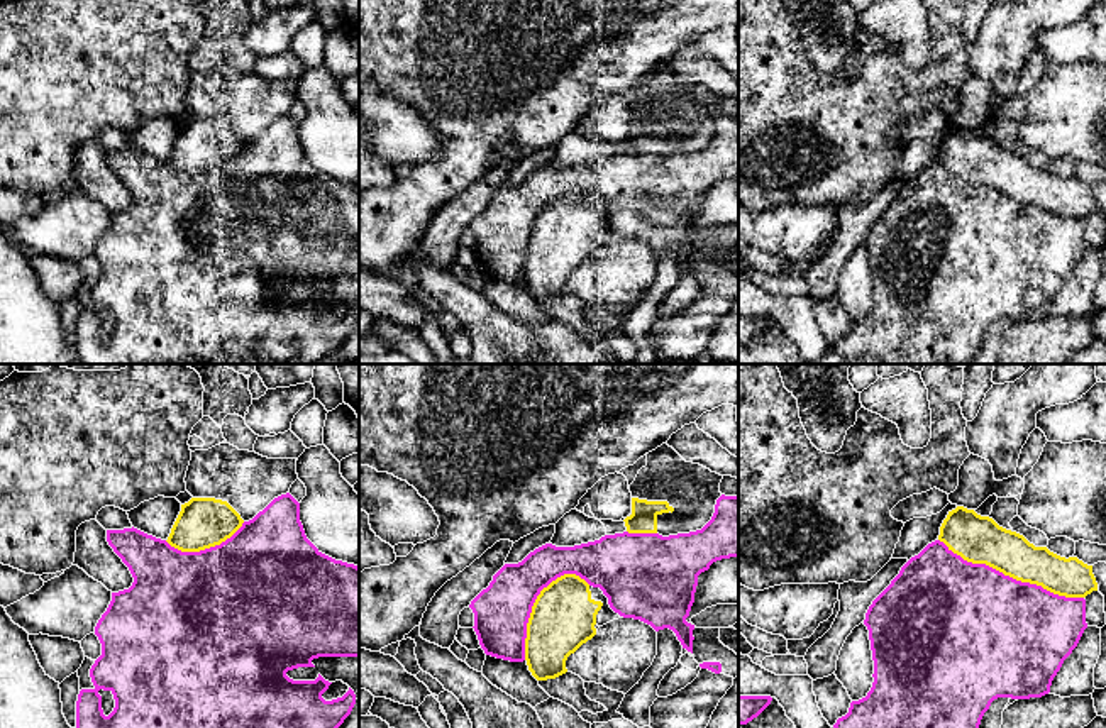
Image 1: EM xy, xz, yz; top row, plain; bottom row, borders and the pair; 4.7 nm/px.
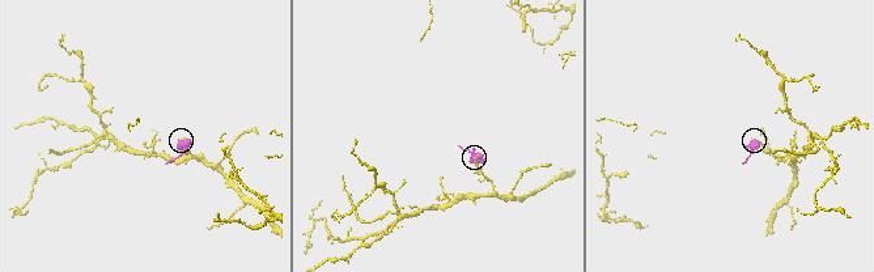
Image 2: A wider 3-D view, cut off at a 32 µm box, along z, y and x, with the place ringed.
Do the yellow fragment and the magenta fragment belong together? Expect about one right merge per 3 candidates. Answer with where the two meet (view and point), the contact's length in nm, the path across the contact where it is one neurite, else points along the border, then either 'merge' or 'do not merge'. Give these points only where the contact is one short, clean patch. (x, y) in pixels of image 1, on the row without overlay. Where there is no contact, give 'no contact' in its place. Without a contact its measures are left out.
yz (1011, 197) | 750 nm | do not merge

